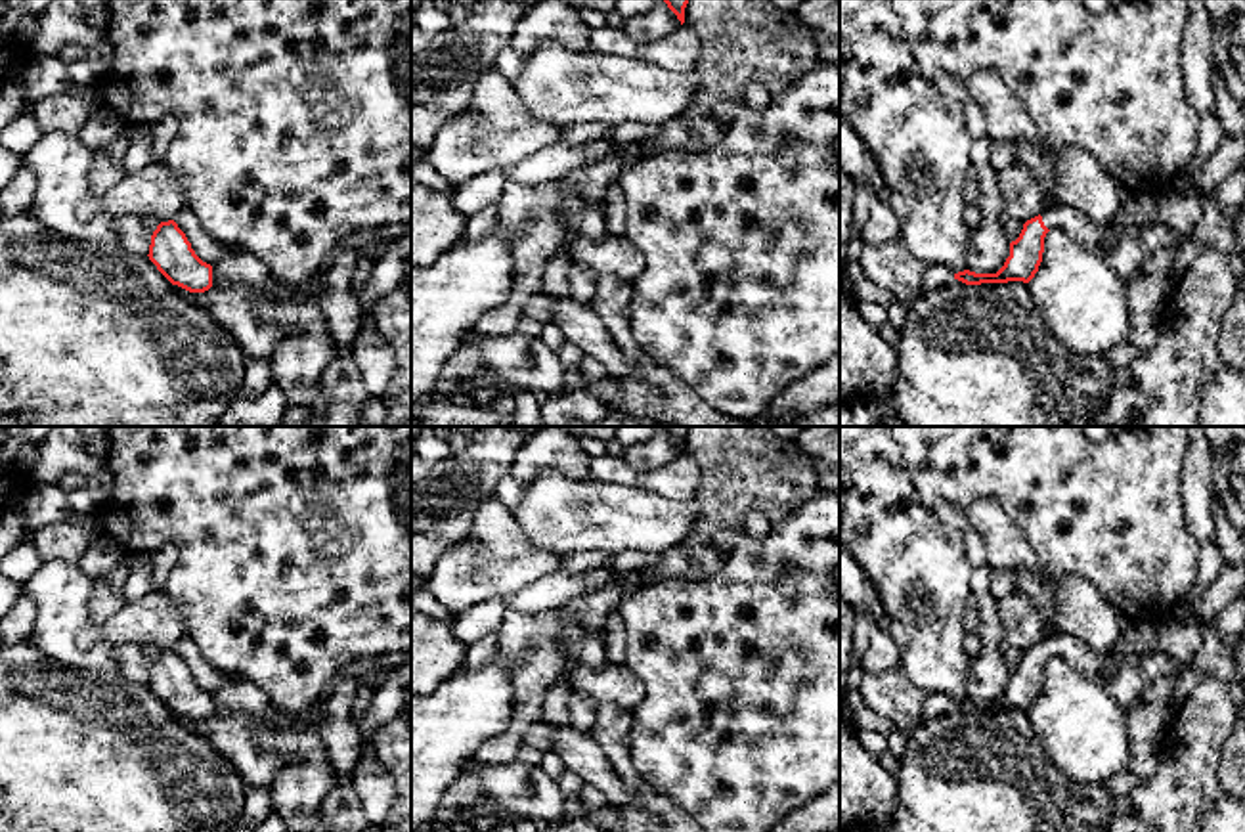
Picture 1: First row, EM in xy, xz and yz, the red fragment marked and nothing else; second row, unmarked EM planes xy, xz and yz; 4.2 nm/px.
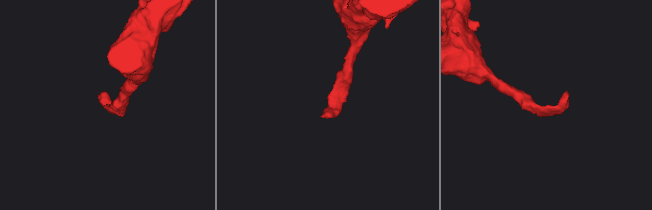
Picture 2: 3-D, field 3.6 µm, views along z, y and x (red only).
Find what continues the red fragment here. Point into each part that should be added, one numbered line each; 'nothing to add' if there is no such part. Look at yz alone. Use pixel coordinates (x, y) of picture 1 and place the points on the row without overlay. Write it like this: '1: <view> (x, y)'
1: yz (1056, 645)

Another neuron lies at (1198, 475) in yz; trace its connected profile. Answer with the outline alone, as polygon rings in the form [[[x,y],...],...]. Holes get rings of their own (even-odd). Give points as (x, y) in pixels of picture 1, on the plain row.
[[[1201,427],[1190,428],[1190,449],[1184,455],[1182,497],[1191,534],[1203,543],[1216,537],[1214,526],[1214,457]]]

